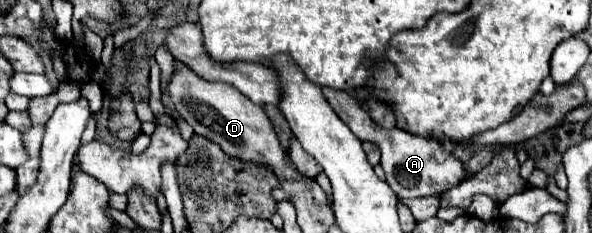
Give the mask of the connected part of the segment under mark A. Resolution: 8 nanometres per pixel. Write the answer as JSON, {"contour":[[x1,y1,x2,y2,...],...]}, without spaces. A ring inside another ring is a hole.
{"contour":[[323,87,323,95,333,107,333,111,339,115,339,119,361,139,361,141,371,141,379,145,381,149,381,167,385,171,389,187,395,191,399,199,407,197,429,197,429,195,441,195,449,189,453,189,459,181,465,181,469,175,459,159,455,159,449,151,447,145,435,141,435,139,425,139,425,137,415,137,409,135,403,129,383,129,377,127,367,111,357,103,357,99,347,93,347,91,331,91,331,87]]}

